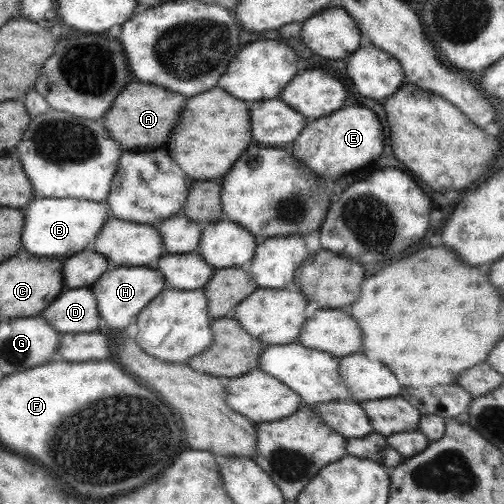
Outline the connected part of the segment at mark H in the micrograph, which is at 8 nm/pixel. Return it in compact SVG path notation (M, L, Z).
M117 266L103 272L89 287L97 302L98 329L100 331L131 330L138 312L166 287L161 273L152 267Z

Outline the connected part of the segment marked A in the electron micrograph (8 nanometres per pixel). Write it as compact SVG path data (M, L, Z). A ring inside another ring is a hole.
M131 82L123 86L123 90L119 90L111 106L105 110L102 116L103 126L110 139L119 144L121 150L155 150L162 148L161 144L166 142L171 125L183 106L185 98L181 94L173 94L165 88L151 84Z

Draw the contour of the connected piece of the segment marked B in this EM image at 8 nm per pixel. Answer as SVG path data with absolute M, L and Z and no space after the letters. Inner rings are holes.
M35 197L22 210L25 222L21 251L35 256L69 258L87 248L99 234L99 228L111 217L104 202L89 202L76 198Z

